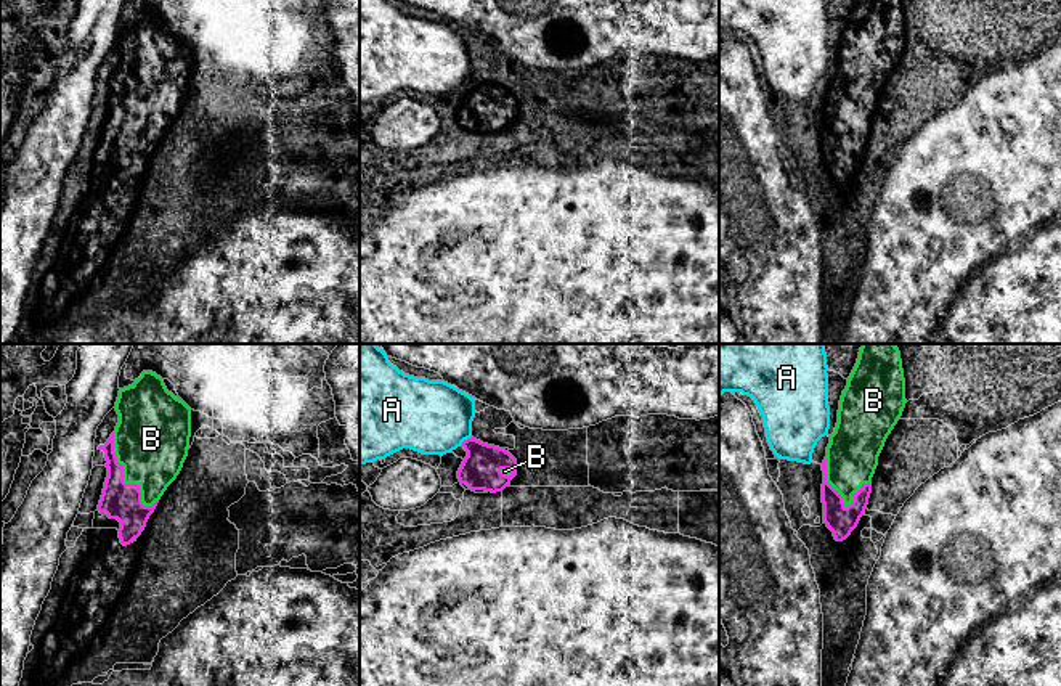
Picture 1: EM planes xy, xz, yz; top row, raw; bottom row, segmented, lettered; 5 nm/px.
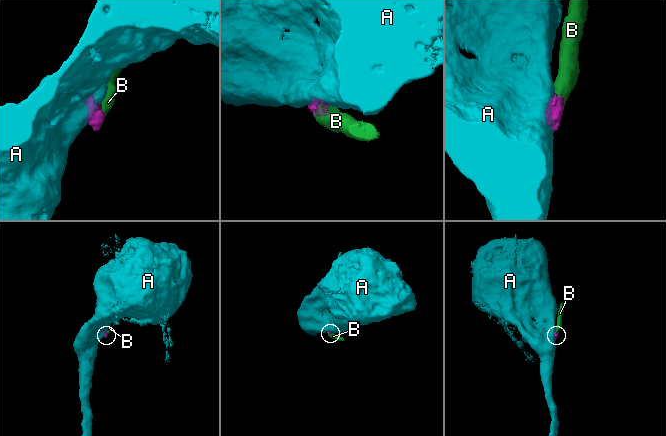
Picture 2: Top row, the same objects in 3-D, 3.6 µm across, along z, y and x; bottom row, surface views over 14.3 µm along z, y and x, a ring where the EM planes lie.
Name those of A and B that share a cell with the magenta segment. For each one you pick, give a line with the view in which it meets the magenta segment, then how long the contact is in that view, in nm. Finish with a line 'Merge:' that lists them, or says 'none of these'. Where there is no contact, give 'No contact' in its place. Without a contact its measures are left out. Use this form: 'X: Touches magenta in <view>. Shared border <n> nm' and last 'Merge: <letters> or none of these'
B: Touches magenta in xy. Shared border 420 nm
Merge: B

